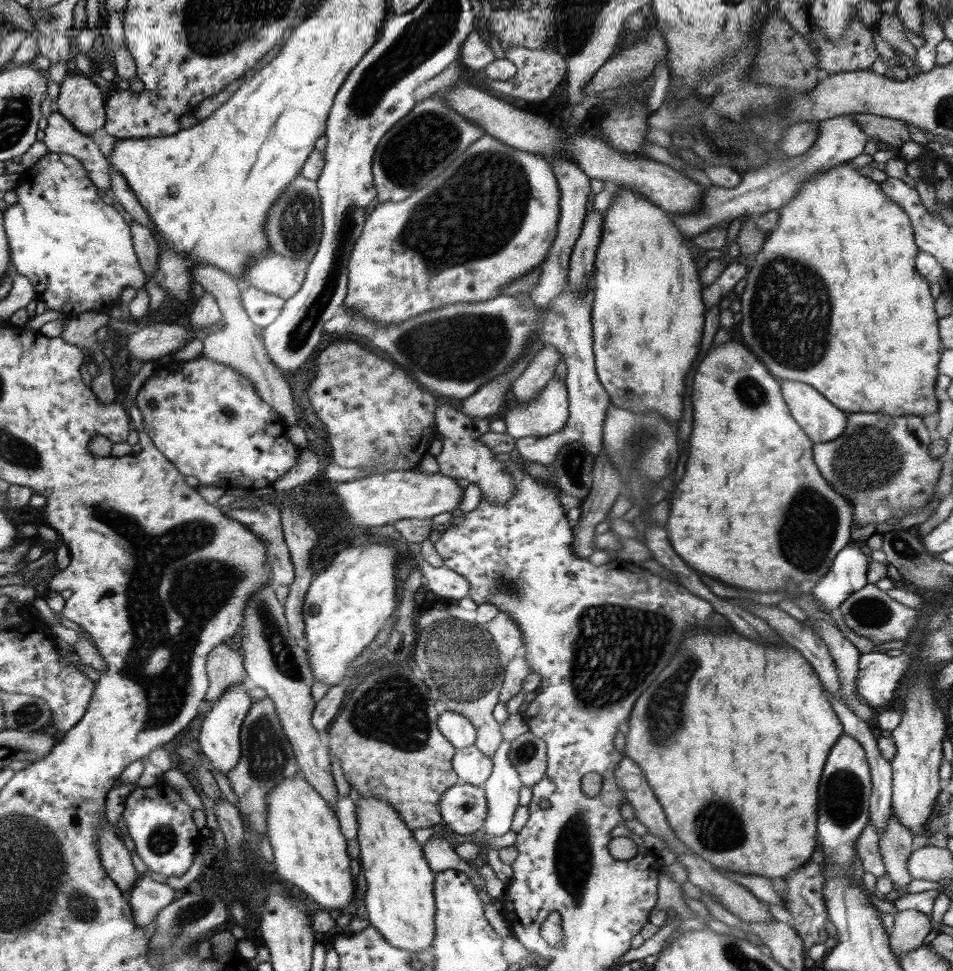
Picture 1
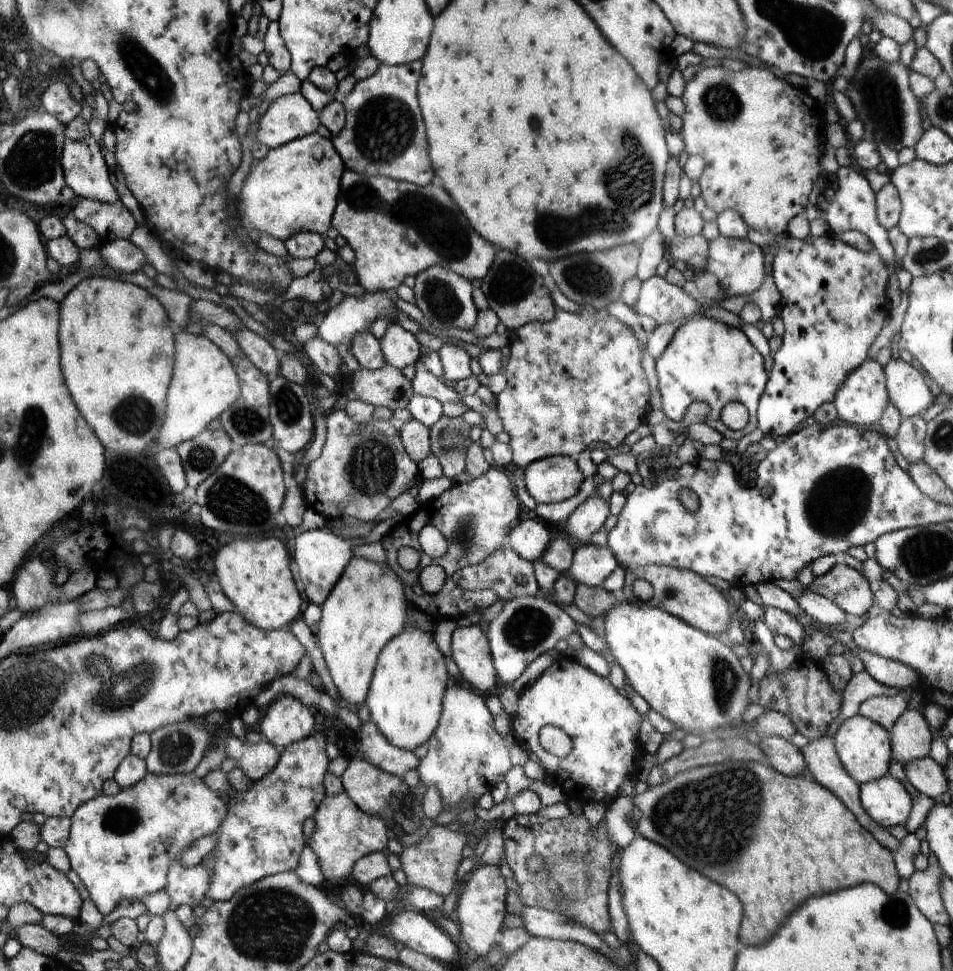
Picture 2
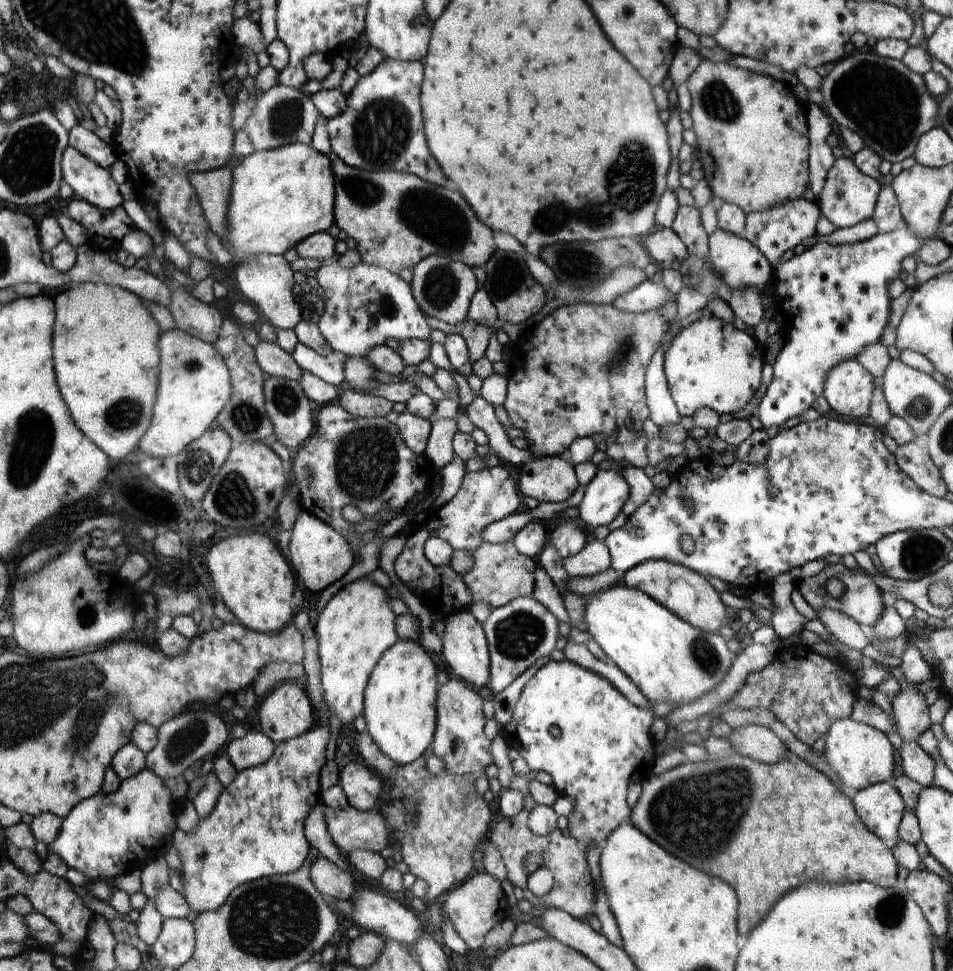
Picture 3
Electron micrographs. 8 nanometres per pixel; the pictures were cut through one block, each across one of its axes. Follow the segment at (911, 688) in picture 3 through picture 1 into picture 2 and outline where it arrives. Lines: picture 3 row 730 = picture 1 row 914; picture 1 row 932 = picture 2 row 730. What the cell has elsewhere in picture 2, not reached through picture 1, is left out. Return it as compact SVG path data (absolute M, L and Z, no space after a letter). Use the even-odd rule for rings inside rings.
M906 709L890 731L892 761L906 767L913 761L929 757L931 732L919 710Z

